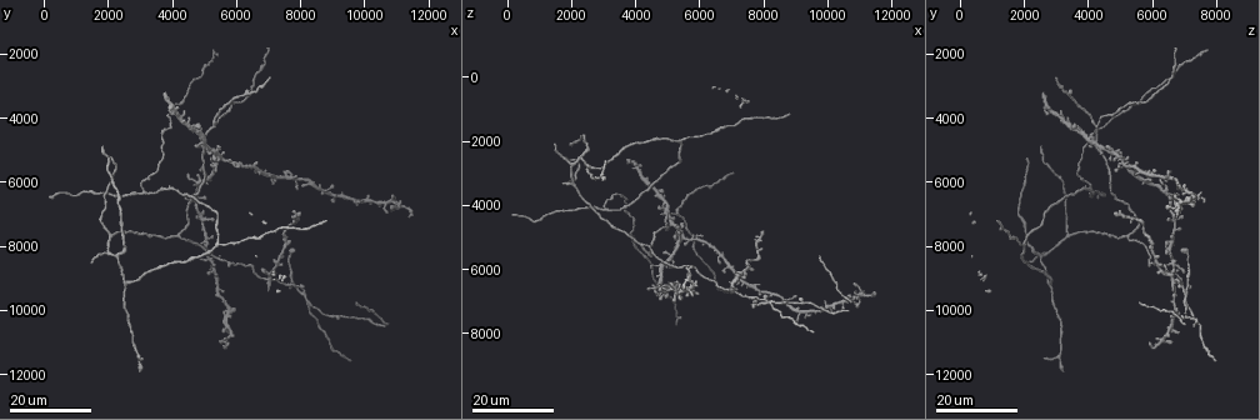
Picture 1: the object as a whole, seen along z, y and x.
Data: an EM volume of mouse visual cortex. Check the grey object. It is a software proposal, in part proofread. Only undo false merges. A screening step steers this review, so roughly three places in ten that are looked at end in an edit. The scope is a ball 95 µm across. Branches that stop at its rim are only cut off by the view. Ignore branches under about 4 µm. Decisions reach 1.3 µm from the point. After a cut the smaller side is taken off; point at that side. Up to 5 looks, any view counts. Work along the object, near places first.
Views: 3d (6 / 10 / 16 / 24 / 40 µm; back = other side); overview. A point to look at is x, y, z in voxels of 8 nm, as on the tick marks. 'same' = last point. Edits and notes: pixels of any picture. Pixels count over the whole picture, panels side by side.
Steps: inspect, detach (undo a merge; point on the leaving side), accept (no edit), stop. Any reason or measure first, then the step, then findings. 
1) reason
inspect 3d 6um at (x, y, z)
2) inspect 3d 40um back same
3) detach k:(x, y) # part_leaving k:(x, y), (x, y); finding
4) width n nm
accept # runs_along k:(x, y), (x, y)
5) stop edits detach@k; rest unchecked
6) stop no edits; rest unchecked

inspect 3d 24um at (4900, 4900, 4200)

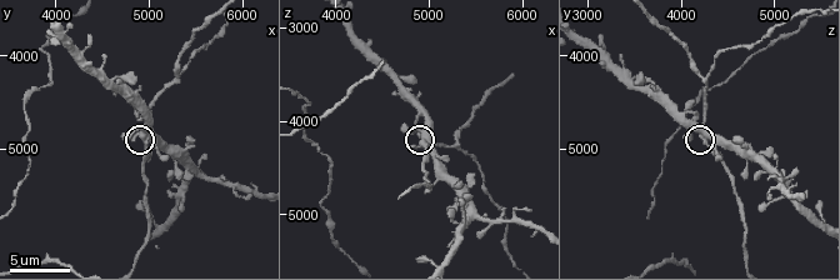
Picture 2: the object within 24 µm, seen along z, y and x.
inspect 3d 6um at (5000, 5000, 4300)

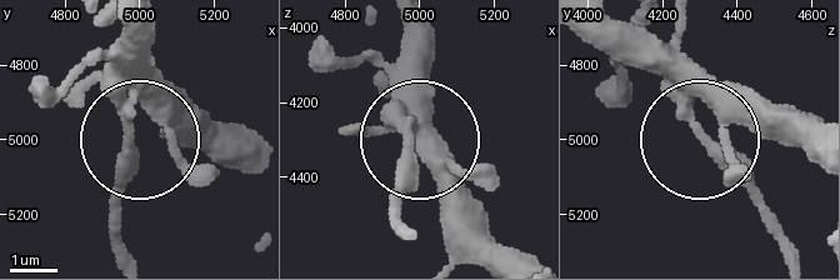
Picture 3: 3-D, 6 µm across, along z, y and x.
width 250 nm
accept # runs_along 3:(798, 259), (765, 199), (701, 128), (681, 20); one neuron here

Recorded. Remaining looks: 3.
branch point
inspect 3d 16um at (4200, 7700, 5300)

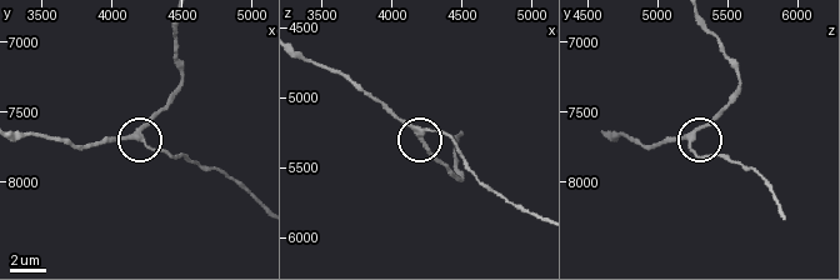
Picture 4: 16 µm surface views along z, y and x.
inspect 3d 6um at (4200, 7660, 5260)

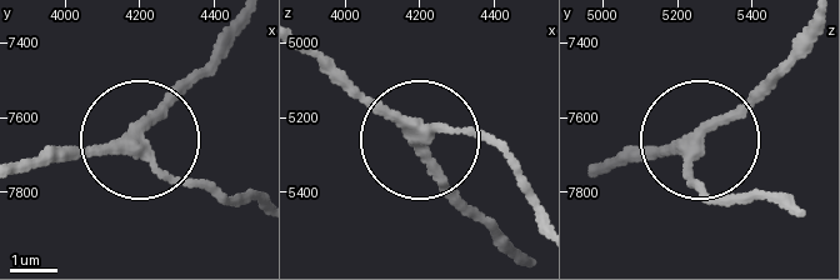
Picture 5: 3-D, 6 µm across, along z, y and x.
arms 3
accept # one neuron here

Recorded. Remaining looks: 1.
stop no edits; rest unchecked

